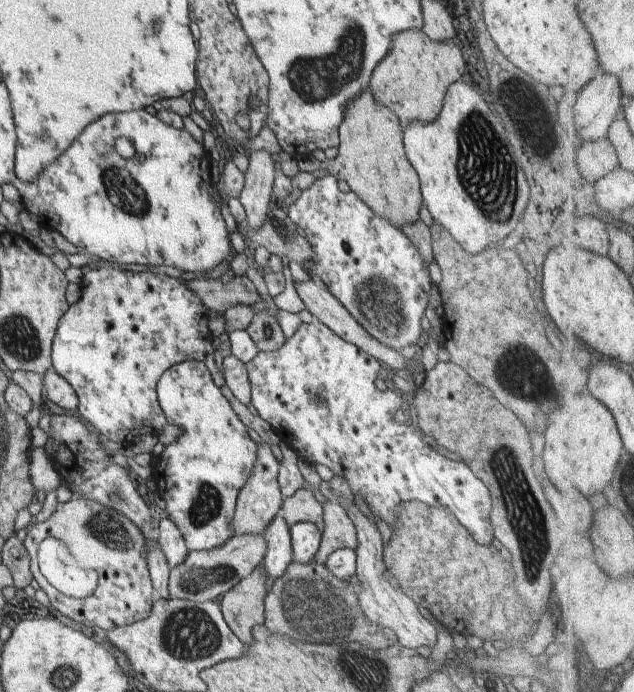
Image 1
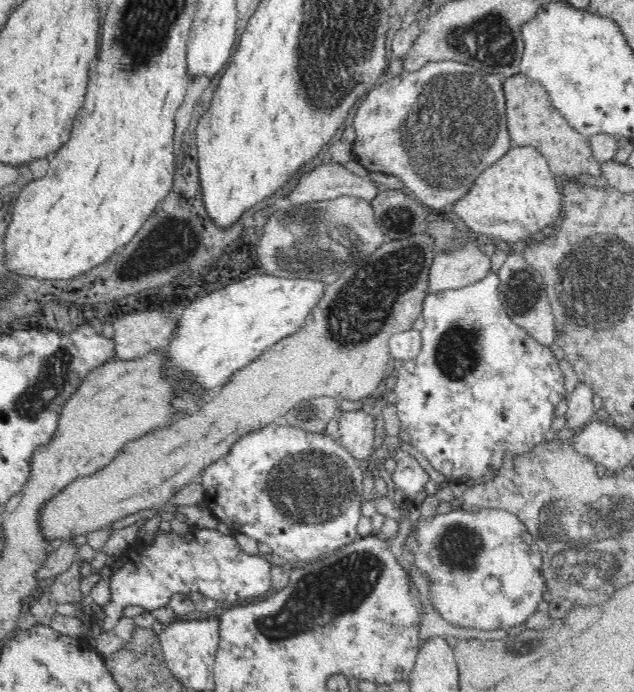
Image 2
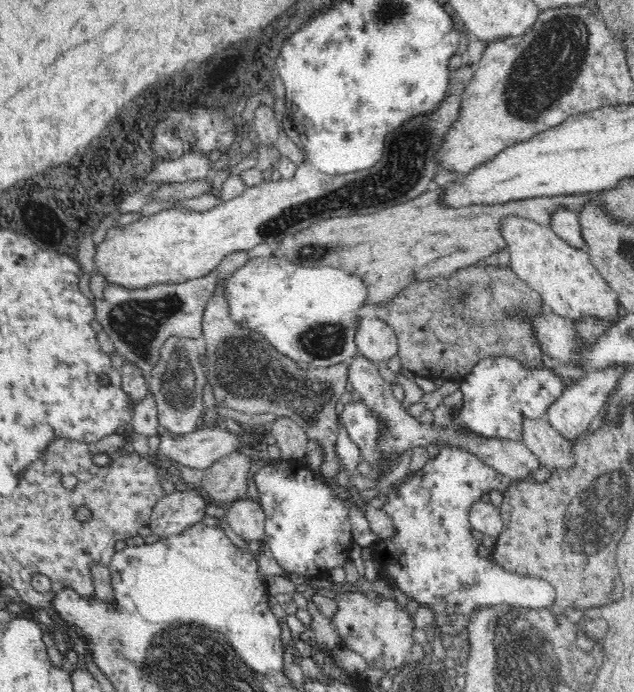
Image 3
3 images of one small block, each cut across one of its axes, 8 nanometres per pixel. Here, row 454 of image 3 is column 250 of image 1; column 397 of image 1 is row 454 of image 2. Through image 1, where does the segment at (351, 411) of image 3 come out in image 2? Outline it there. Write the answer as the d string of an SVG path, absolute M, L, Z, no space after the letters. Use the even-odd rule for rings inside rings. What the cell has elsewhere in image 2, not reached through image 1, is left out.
M493 272L488 276L474 282L473 284L458 289L449 289L440 293L430 293L423 300L422 317L424 318L424 328L420 330L422 346L420 352L413 358L405 360L402 366L396 370L396 383L393 390L396 396L396 415L399 417L400 430L410 435L410 443L421 448L431 465L448 478L448 480L468 477L476 480L478 477L483 480L494 477L504 464L506 454L524 454L528 450L533 450L544 443L544 435L551 430L550 424L554 420L554 410L558 403L565 398L564 377L560 371L560 360L556 359L549 346L540 344L534 340L529 333L520 328L518 324L506 315L502 306L500 294L498 293L500 280L498 274Z

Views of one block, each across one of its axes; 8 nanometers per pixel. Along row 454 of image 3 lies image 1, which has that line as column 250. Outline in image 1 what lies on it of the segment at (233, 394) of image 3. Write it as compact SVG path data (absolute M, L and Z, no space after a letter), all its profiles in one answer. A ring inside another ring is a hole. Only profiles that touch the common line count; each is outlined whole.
M272 300L268 304L270 304L270 310L255 314L246 329L259 352L274 352L282 348L282 345L286 342L286 336L282 332L275 315L278 308L275 304L272 304Z

